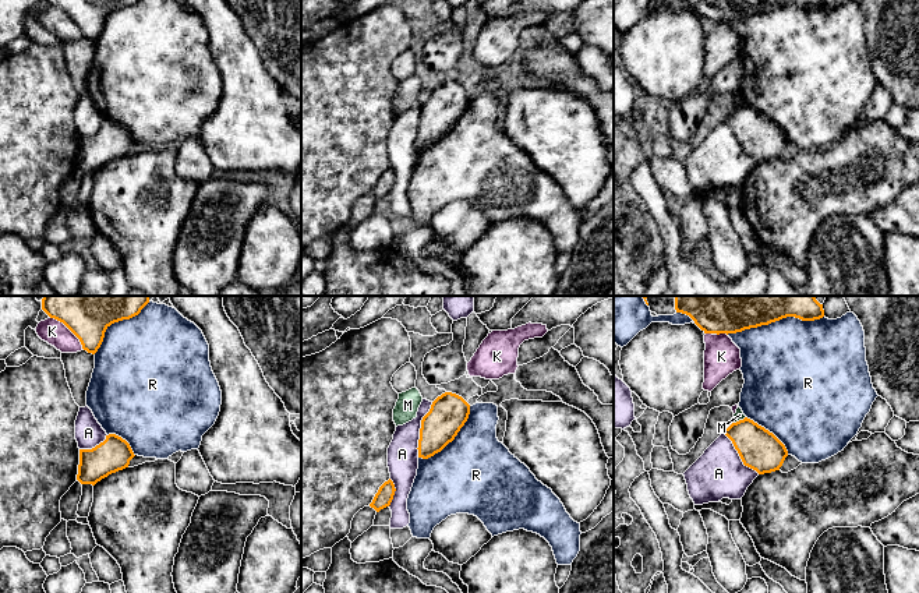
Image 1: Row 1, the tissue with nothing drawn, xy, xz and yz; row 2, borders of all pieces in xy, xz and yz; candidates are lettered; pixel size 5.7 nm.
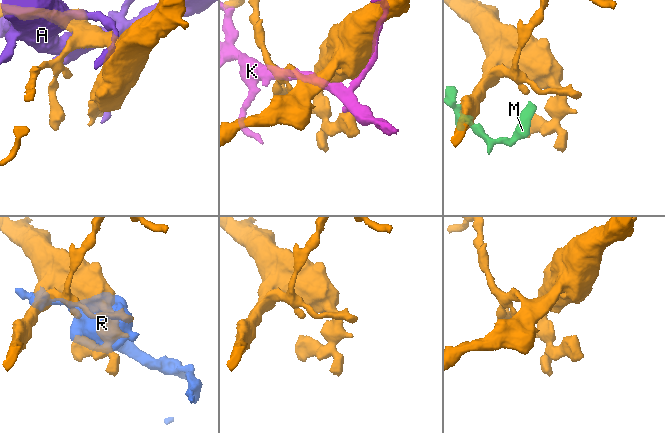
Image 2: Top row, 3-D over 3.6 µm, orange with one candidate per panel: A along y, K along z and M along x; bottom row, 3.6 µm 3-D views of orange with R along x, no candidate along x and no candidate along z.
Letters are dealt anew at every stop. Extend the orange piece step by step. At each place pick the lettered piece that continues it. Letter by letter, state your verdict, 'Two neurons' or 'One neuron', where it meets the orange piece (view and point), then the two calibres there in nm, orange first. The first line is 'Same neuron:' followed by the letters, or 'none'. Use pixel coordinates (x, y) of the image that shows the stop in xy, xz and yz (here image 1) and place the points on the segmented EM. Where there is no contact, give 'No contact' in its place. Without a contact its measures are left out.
Same neuron: none
A: Two neurons. Touches orange at xz (420, 430). Thickness 220 nm (orange) against 180 nm
K: Two neurons. Touches orange at xy (70, 329). Thickness 420 nm (orange) against 140 nm
M: Two neurons. Touches orange at yz (739, 420). Thickness 240 nm (orange) against 50 nm
R: Two neurons. Touches orange at yz (774, 321). Thickness 380 nm (orange) against 500 nm

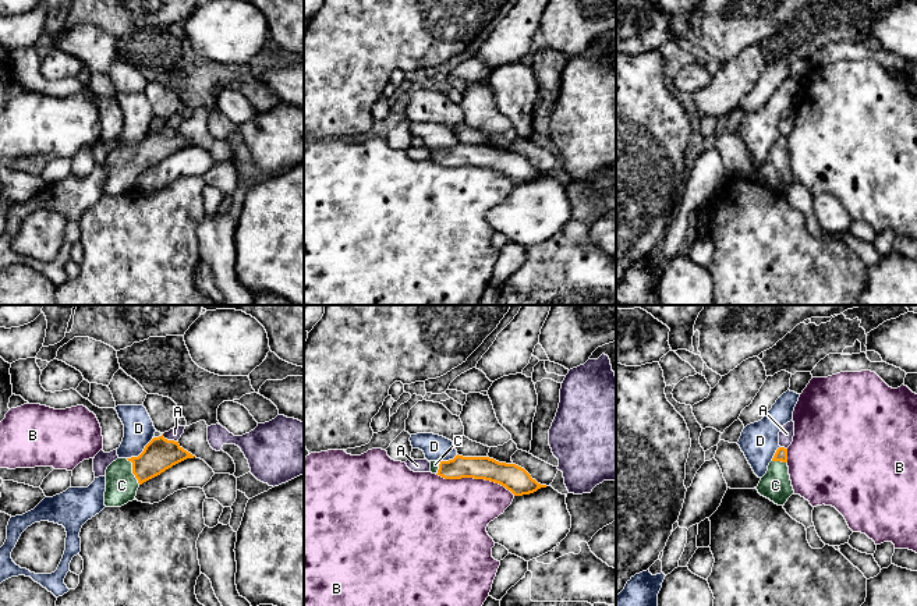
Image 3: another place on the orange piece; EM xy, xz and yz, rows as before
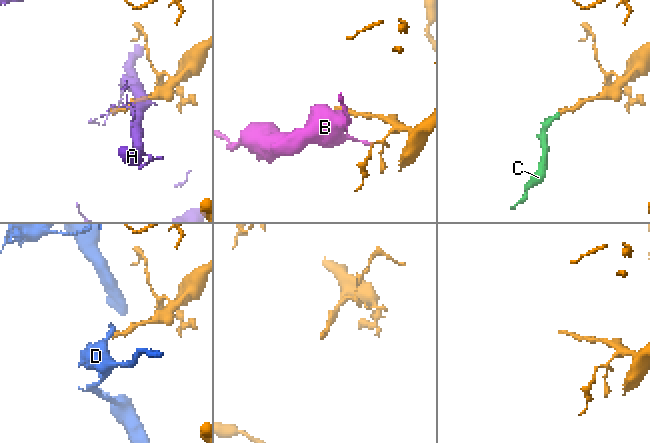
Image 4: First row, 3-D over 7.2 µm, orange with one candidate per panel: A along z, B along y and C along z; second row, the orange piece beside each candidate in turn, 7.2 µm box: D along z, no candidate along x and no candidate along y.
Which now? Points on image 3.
Same neuron: C
A: Two neurons. Touches orange at xy (169, 440). Thickness 190 nm (orange) against 70 nm
B: Two neurons. Touches orange at xz (475, 478). Thickness 150 nm (orange) against 420 nm
C: One neuron. Touches orange at xy (133, 471). Thickness 190 nm (orange) against 190 nm
D: Two neurons. Touches orange at xy (142, 452). Thickness 190 nm (orange) against 180 nm

